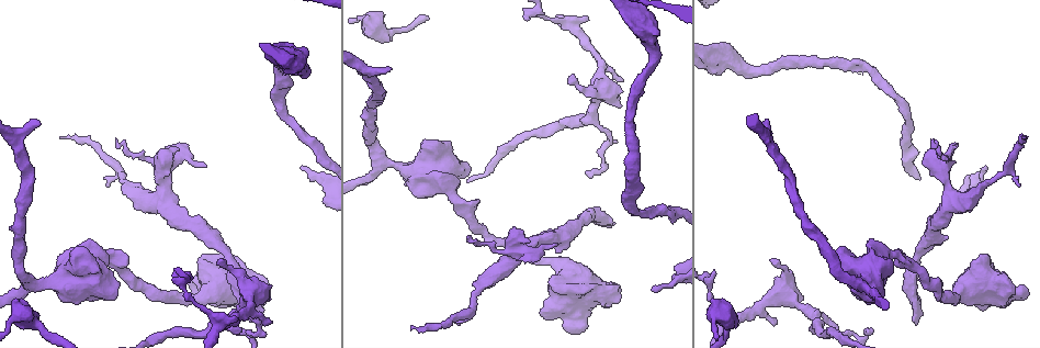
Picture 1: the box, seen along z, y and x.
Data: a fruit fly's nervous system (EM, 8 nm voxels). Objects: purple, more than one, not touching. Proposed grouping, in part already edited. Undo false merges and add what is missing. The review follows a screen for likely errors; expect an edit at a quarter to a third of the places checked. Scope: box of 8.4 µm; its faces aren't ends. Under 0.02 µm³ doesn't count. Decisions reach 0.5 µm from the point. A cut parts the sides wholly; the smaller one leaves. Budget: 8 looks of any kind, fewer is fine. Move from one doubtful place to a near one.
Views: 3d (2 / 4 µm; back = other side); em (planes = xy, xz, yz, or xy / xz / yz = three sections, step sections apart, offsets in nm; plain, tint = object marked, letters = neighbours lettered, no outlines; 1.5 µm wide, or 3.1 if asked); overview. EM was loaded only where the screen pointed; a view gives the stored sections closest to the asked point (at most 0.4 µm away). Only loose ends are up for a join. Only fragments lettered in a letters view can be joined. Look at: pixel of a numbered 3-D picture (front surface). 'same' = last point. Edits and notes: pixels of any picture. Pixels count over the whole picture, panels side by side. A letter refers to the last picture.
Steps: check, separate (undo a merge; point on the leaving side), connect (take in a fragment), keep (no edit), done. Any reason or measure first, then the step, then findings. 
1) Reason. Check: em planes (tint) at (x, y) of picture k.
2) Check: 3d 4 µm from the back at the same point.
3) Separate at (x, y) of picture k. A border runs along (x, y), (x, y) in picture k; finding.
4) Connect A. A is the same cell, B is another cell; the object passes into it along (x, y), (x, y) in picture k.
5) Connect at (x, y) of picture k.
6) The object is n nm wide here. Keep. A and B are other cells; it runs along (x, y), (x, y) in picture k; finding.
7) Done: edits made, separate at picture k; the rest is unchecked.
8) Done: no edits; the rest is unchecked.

Free end. Check: 3d 4 µm at (916, 325) of picture 1.

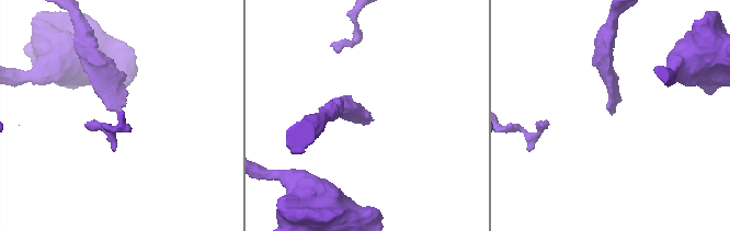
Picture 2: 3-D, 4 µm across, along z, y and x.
Check: em planes (plain) at (612, 112) of picture 2.

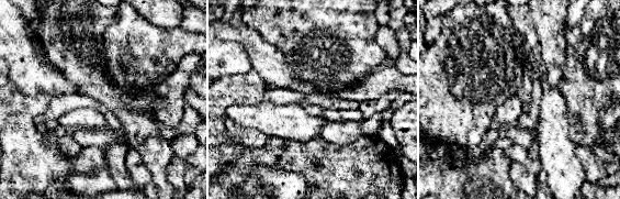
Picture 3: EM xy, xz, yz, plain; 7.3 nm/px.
See the neighbours. Check: em planes (letters) at the same point.

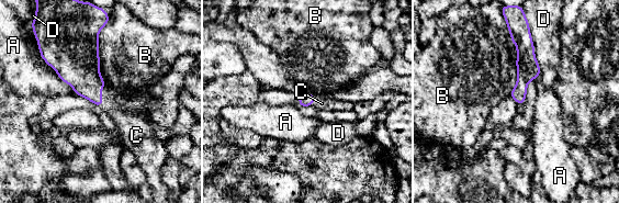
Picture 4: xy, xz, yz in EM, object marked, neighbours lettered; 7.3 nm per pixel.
Connect at (114, 103) of picture 4. C is the same cell, A, B and D are other cells; the object passes into it along (80, 69), (101, 96), (114, 103) in picture 4; it goes on there.

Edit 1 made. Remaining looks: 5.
Branch point. Check: em yz step 4 (plain) at (600, 97) of picture 1.

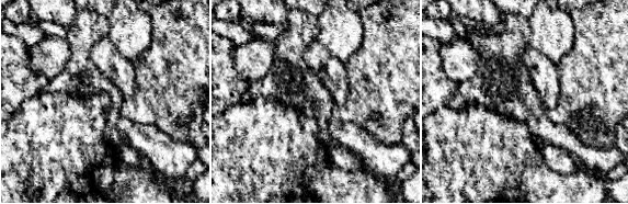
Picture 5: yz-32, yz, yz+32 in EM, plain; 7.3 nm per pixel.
See the neighbours. Check: em yz step 4 (letters) at the same point.

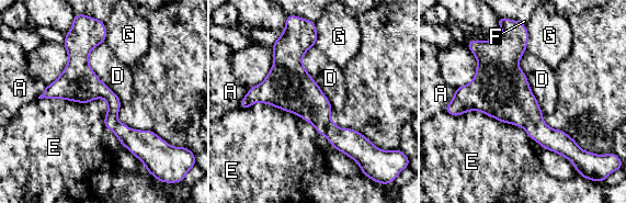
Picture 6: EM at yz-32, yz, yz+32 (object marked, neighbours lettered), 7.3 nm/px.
The object is 140 nm wide here. Keep. A, D, E, F and G are other cells; it runs along (308, 23), (294, 88), (336, 144) in picture 6; all the same cell.

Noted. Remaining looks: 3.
Branch stops here. Check: em xy step 8 (plain) at (41, 123) of picture 1.

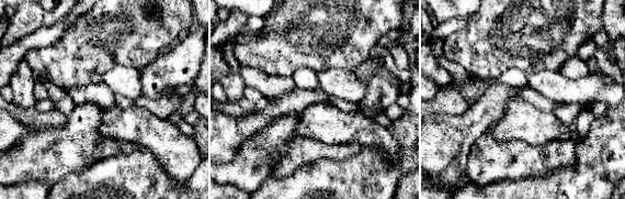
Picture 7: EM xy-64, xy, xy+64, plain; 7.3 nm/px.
Check: em xy step 8 (letters) at the same point.

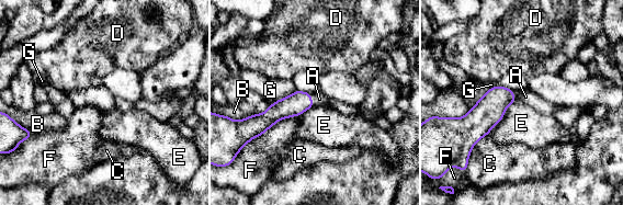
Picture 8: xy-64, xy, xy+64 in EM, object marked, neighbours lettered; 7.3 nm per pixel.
Connect at (319, 99) of picture 8. A is the same cell, B, C, D, E, F and G are other cells; the object passes into it along (295, 104), (312, 100), (319, 99) in picture 8; the cell continues.

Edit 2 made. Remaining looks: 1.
Done: edits made, connect at picture 4, connect at picture 8; the rest is unchecked.

